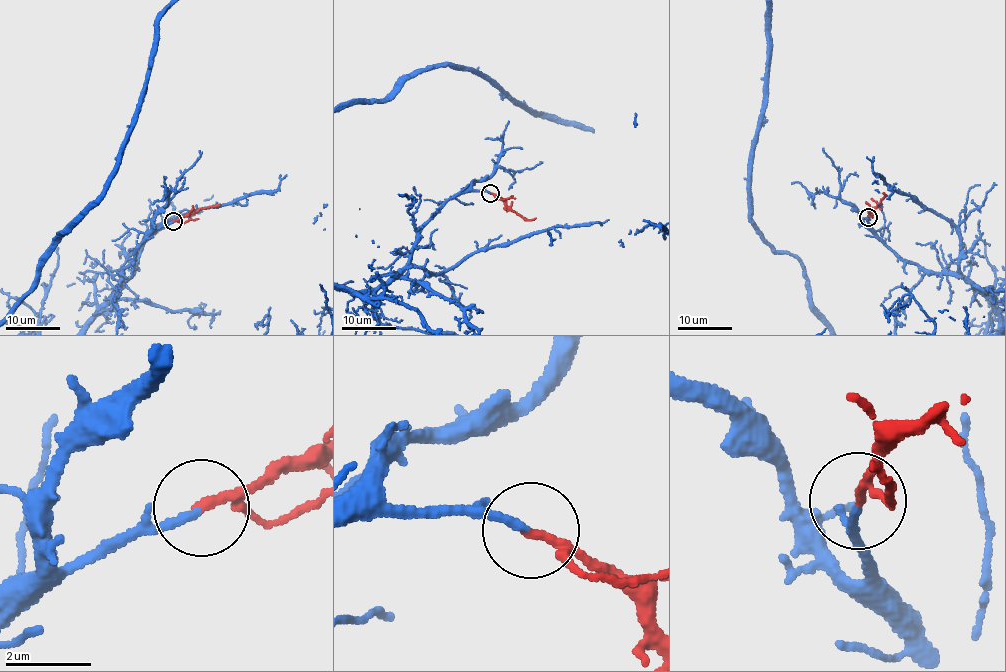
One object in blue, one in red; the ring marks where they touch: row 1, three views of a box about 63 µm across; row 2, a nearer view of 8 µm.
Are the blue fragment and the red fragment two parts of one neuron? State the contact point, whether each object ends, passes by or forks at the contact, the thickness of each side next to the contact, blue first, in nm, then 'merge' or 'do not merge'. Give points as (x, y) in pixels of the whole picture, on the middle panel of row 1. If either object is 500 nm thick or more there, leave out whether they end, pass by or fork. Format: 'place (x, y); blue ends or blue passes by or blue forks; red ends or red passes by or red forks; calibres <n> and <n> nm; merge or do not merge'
place (490, 193); blue ends; red passes by; calibres 180 and 170 nm; merge

